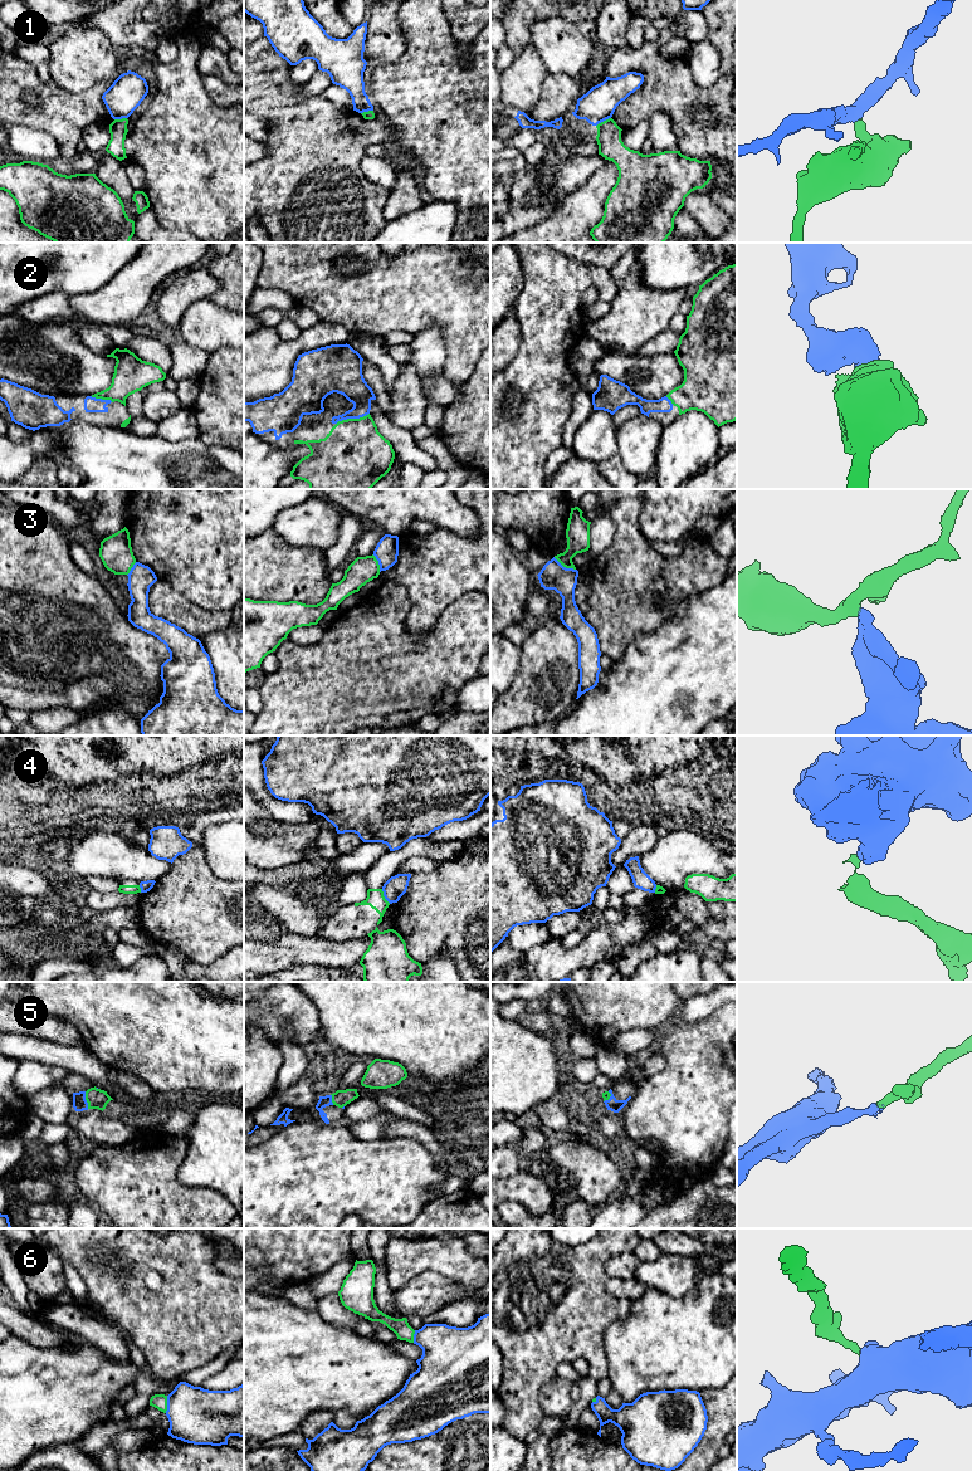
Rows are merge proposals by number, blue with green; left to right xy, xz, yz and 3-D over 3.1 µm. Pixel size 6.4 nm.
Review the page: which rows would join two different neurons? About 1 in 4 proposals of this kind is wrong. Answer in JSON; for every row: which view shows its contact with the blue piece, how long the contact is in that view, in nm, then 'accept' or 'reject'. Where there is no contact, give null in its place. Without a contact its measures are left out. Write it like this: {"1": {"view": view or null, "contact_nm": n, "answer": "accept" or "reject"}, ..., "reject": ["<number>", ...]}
{"1": {"view": "yz", "contact_nm": 110, "answer": "reject"}, "2": {"view": "xz", "contact_nm": 220, "answer": "accept"}, "3": {"view": "yz", "contact_nm": 170, "answer": "reject"}, "4": {"view": "xz", "contact_nm": 110, "answer": "reject"}, "5": {"view": "xy", "contact_nm": 110, "answer": "accept"}, "6": {"view": "xy", "contact_nm": 110, "answer": "accept"}, "reject": ["1", "3", "4"]}

